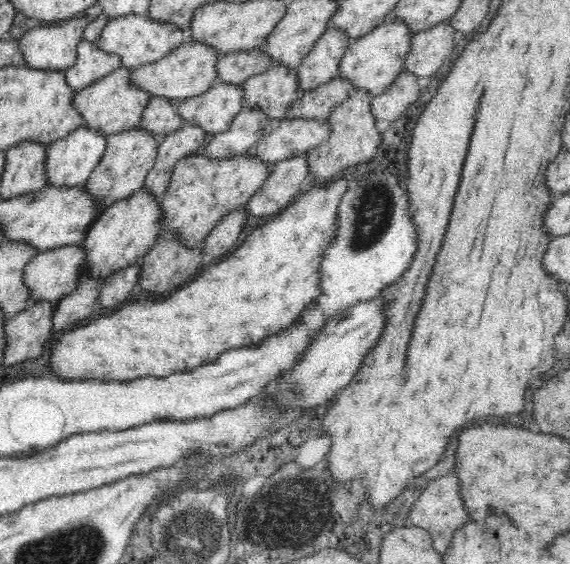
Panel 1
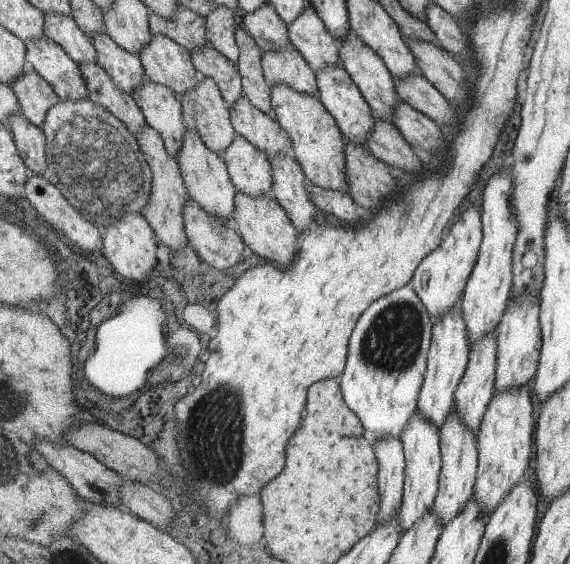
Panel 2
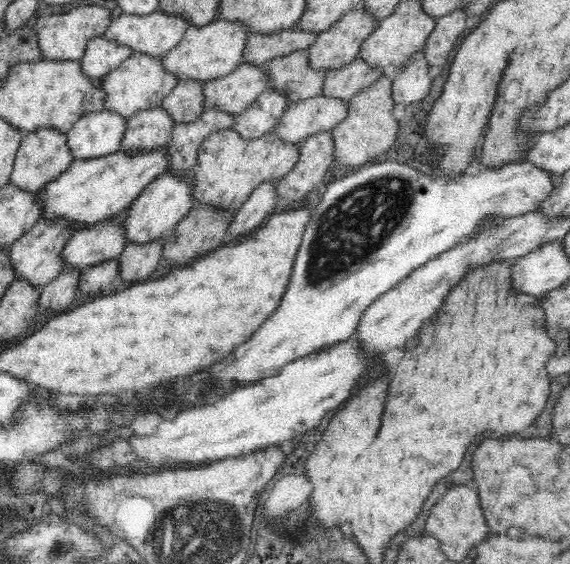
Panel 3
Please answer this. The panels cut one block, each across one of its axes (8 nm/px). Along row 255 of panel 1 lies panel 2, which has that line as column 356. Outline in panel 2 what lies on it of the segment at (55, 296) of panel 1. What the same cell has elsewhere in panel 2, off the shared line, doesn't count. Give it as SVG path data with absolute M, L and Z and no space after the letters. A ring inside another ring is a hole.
M351 31L339 45L341 65L354 79L356 86L363 93L363 97L370 104L372 114L377 118L390 122L394 116L394 106L398 102L399 94L396 94L395 79L388 70L387 63L380 58L376 51L366 46L356 34Z

